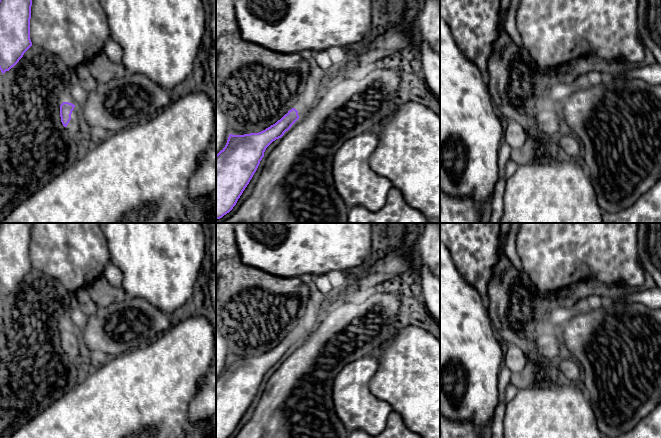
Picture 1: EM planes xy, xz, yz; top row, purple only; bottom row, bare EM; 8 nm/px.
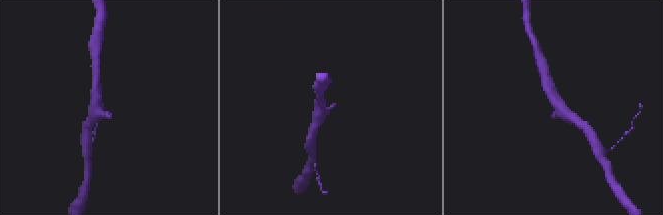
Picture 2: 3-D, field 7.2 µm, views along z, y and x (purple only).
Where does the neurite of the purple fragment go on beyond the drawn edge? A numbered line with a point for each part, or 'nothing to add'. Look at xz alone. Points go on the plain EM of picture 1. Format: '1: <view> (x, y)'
1: xz (300, 327)

